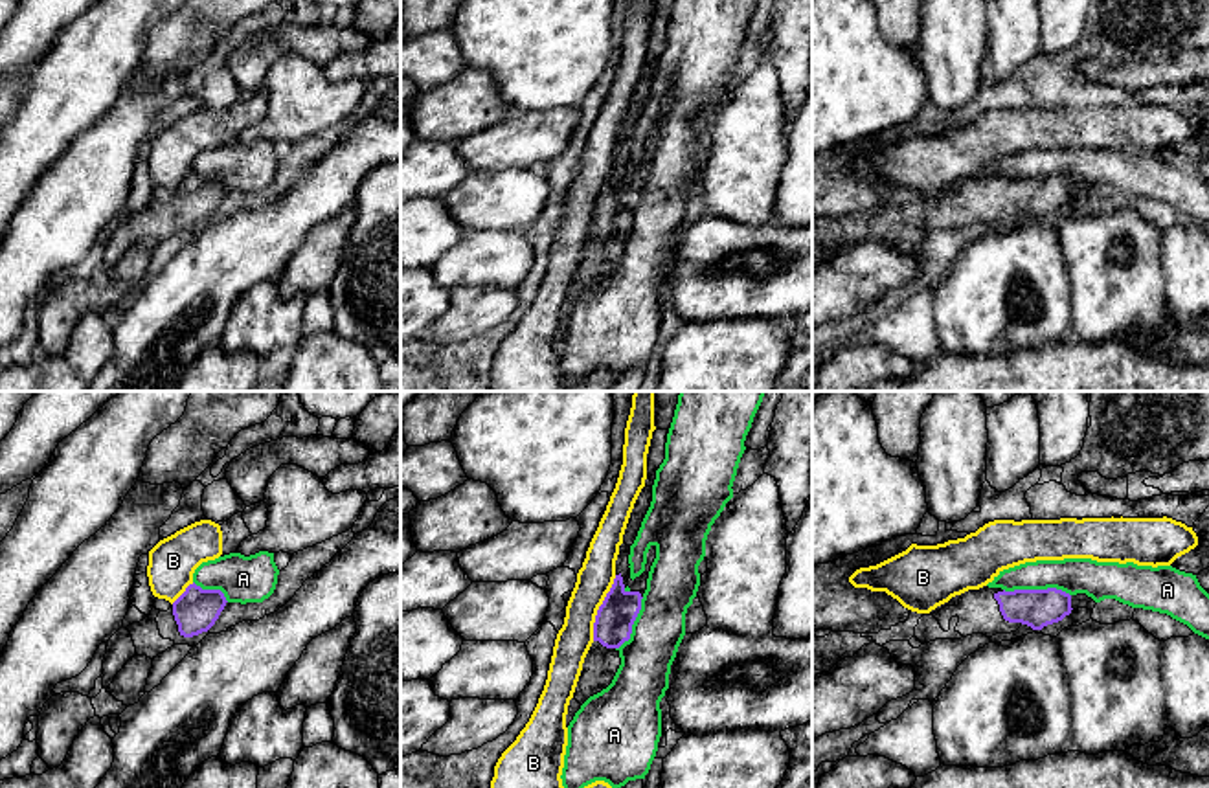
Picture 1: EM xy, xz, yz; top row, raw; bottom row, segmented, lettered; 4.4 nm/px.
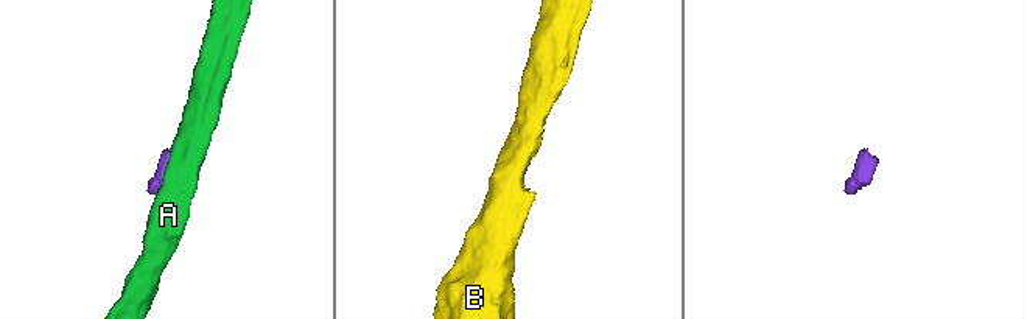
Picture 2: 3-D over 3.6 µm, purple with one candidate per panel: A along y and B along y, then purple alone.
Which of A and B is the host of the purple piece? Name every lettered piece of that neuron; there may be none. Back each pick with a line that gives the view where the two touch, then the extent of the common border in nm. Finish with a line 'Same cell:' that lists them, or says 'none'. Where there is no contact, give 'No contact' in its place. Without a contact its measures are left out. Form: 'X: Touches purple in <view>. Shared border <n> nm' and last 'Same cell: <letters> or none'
Same cell: none

